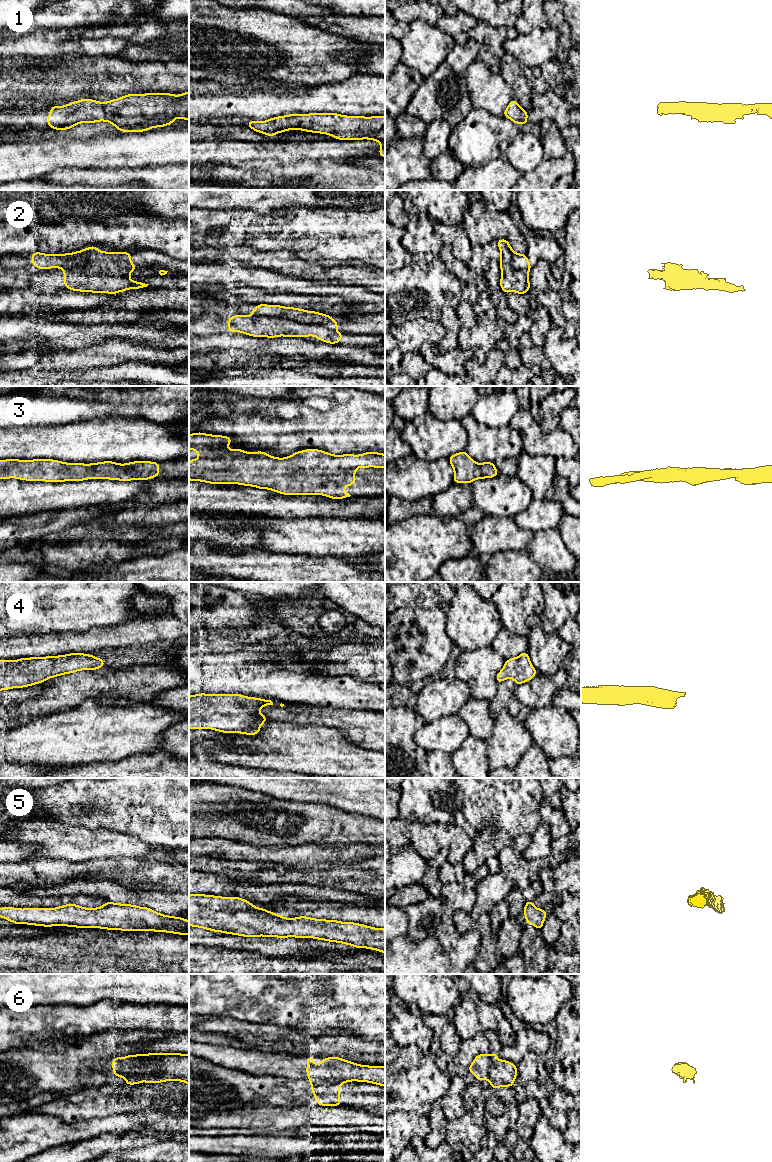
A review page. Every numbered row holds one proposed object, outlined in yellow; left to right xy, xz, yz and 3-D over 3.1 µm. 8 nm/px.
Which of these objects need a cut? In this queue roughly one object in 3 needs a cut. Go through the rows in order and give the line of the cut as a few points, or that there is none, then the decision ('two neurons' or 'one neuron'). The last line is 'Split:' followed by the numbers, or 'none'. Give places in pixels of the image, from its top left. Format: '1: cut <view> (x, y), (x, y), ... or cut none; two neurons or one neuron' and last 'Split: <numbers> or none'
1: cut none; one neuron
2: cut xz (252, 314), (282, 317), (304, 323), (322, 324), (333, 330); two neurons
3: cut none; one neuron
4: cut none; one neuron
5: cut none; one neuron
6: cut xy (113, 1068), (137, 1066), (154, 1074); two neurons
Split: 2, 6

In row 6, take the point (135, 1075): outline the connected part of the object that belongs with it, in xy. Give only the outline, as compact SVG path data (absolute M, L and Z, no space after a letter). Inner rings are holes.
M118 1066L113 1069L116 1077L125 1077L125 1084L133 1085L143 1082L149 1076L154 1075L150 1070L142 1070L136 1066L132 1066L129 1070L125 1070L124 1067Z

